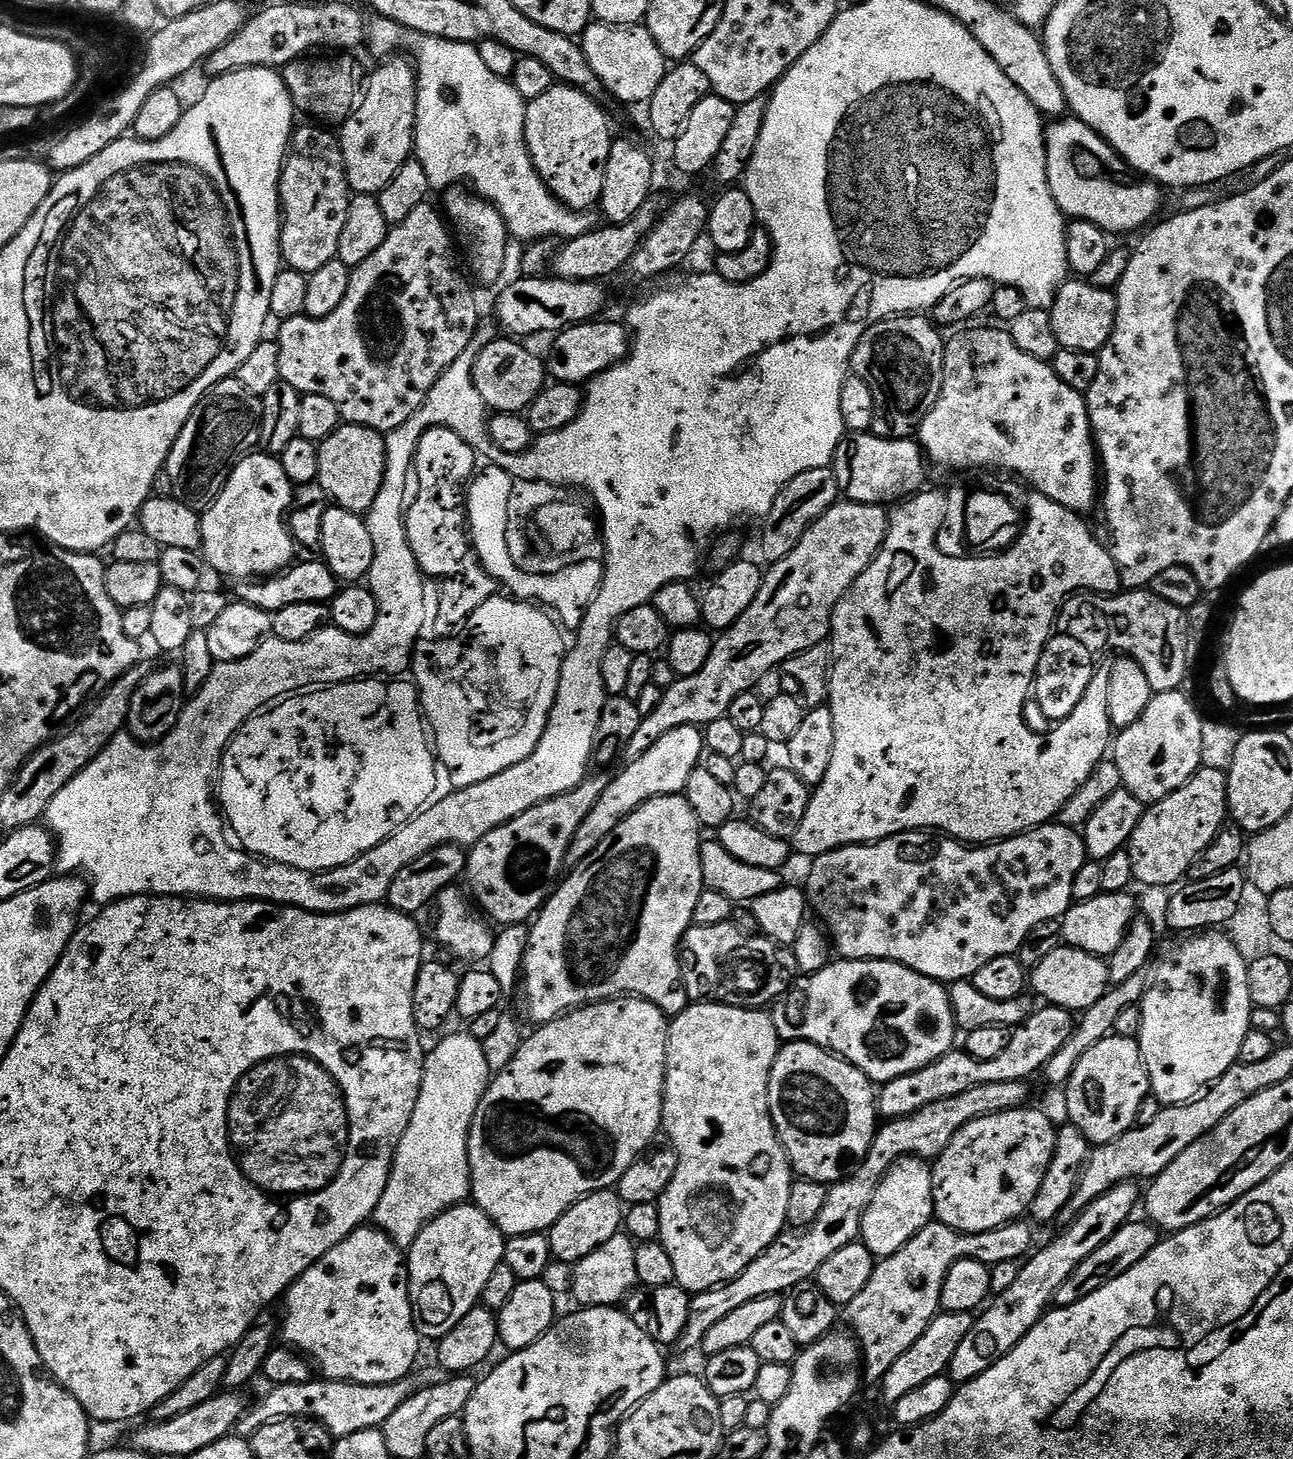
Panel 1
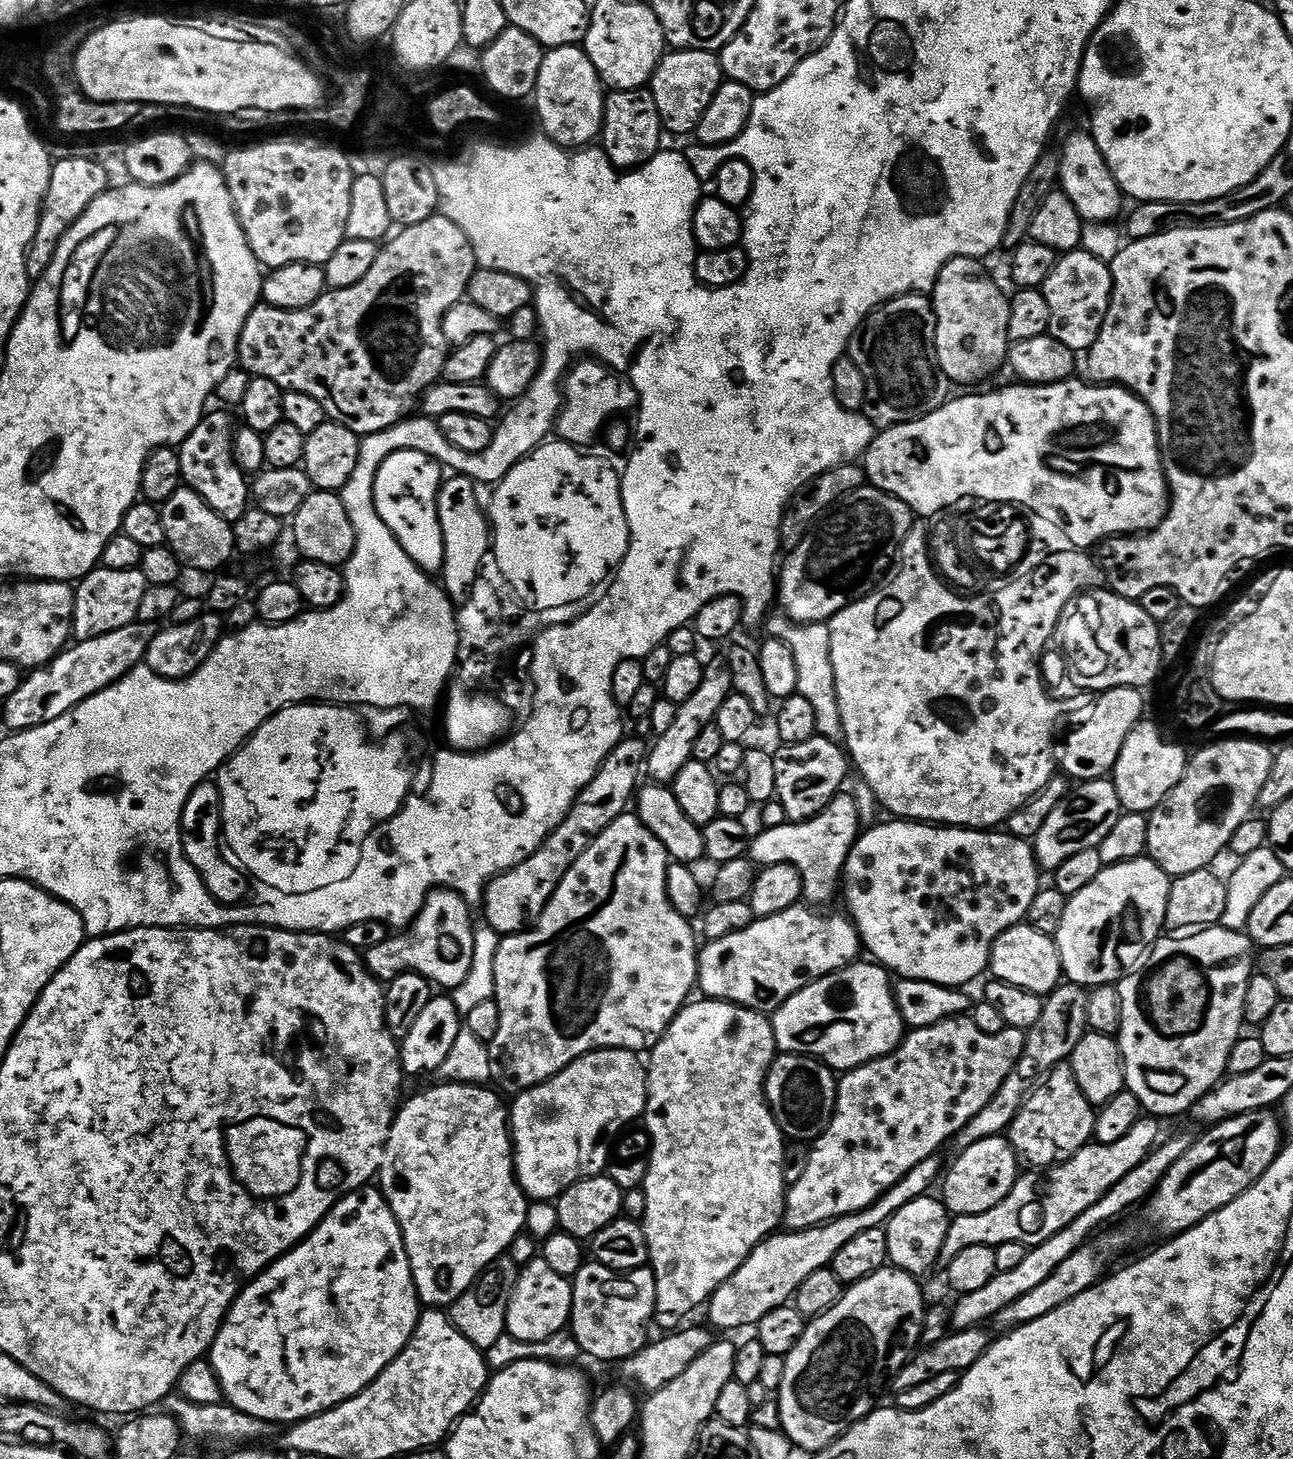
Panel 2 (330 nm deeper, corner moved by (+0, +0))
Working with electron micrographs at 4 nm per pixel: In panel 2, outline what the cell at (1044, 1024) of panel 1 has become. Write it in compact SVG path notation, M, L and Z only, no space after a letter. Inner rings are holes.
M953 1018L943 1020L941 1024L935 1024L929 1028L918 1028L909 1031L904 1039L900 1041L900 1045L896 1047L896 1051L890 1053L889 1056L883 1056L874 1062L864 1064L861 1068L853 1068L852 1071L843 1073L836 1085L836 1108L832 1111L830 1122L822 1135L811 1145L808 1161L806 1162L806 1171L802 1173L802 1179L794 1182L787 1189L784 1198L783 1227L793 1232L801 1232L804 1228L816 1228L819 1224L827 1224L829 1220L837 1220L843 1216L858 1214L870 1207L882 1194L886 1194L886 1190L890 1190L902 1178L906 1178L906 1174L910 1170L914 1170L914 1166L918 1166L918 1162L933 1159L937 1155L936 1151L947 1140L949 1143L955 1138L964 1129L966 1122L970 1122L970 1118L974 1118L974 1114L978 1114L978 1110L985 1108L994 1098L994 1094L998 1094L998 1090L1004 1085L1008 1075L1015 1072L1016 1064L1023 1054L1025 1035L1025 1029L1007 1026L1002 1030L1002 1034L982 1034L982 1030L978 1030L978 1026L974 1026L971 1019Z

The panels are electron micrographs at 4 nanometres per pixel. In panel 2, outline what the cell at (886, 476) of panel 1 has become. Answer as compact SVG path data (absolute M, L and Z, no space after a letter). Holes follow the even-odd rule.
M1073 378L1071 380L1063 380L1057 384L1026 384L1023 382L1013 383L1013 388L1000 388L997 392L984 392L981 396L960 396L957 398L949 399L947 404L942 405L938 410L934 410L929 416L923 416L918 418L914 422L906 422L905 424L899 424L893 428L885 428L877 435L876 439L872 441L872 445L869 446L868 451L864 453L862 457L862 467L867 483L873 488L882 490L886 494L890 494L894 498L898 498L902 502L906 502L906 506L910 506L913 513L917 517L920 516L932 516L928 518L936 518L939 512L944 512L947 508L955 506L959 500L991 500L996 504L999 500L1009 500L1009 502L1028 504L1028 508L1036 508L1036 512L1044 512L1044 516L1048 516L1048 521L1055 521L1056 525L1060 528L1064 528L1065 532L1071 537L1074 548L1079 550L1092 550L1097 547L1100 541L1103 541L1107 535L1109 537L1114 536L1134 536L1137 534L1143 534L1150 532L1152 529L1157 528L1158 525L1164 520L1164 517L1168 514L1168 505L1170 503L1170 493L1168 490L1168 479L1164 477L1164 464L1160 461L1160 439L1156 433L1156 423L1152 417L1152 412L1144 405L1144 401L1138 399L1132 392L1126 388L1119 386L1101 386L1099 384L1093 384L1091 382L1085 382L1079 378Z

